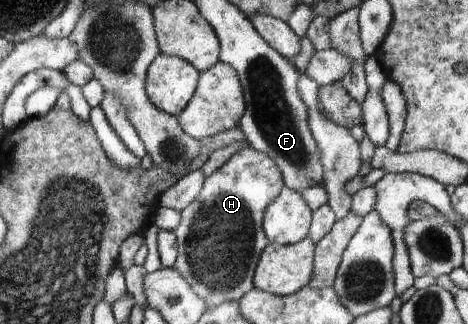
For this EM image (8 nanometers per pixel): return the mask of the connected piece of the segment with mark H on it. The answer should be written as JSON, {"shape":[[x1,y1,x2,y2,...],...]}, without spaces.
{"shape":[[250,147,249,149,243,149,235,153,217,172,208,176,198,199,182,212,181,224,177,227,177,230,174,230,175,236,178,236,179,243,178,259,176,262,177,268,185,277,185,280,189,282,191,288,193,288,201,298,206,300,208,308,221,306,227,301,240,301,250,290,255,288,254,276,258,270,259,261,262,258,263,251,271,244,271,240,269,240,264,229,264,216,266,215,267,208,278,199,278,196,282,194,282,190,285,186,286,182,277,162,270,156,267,156,267,153,259,152,253,147]]}

